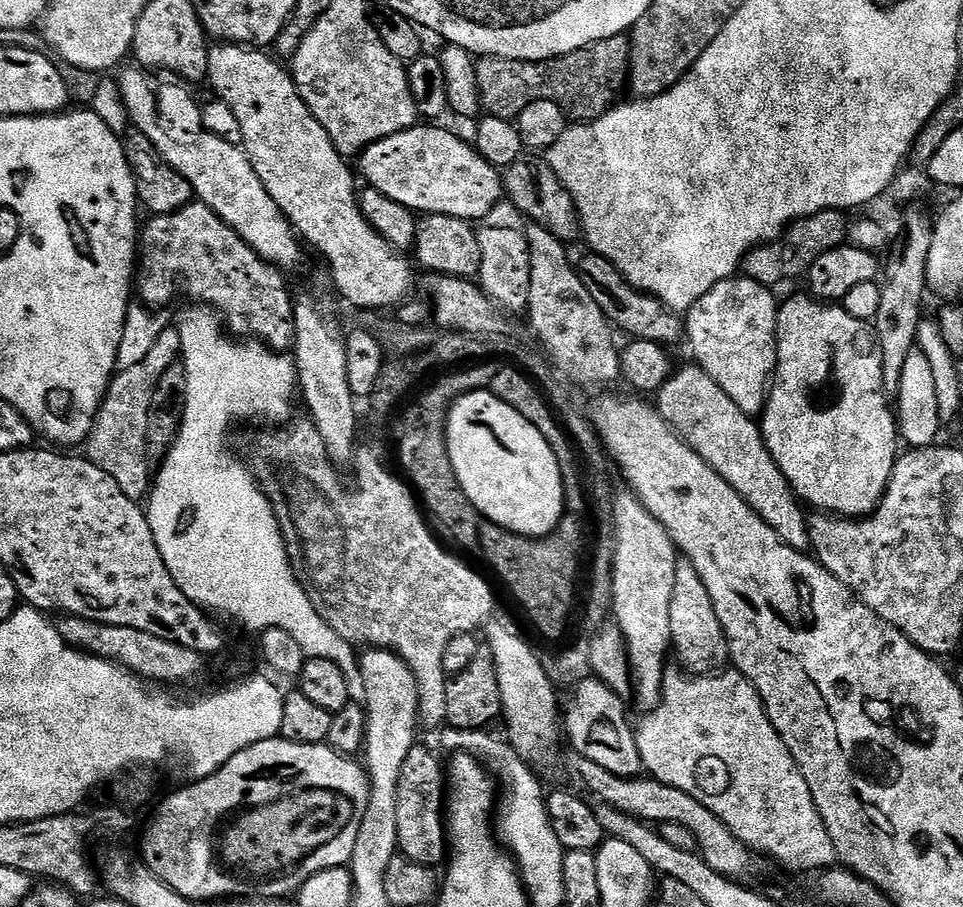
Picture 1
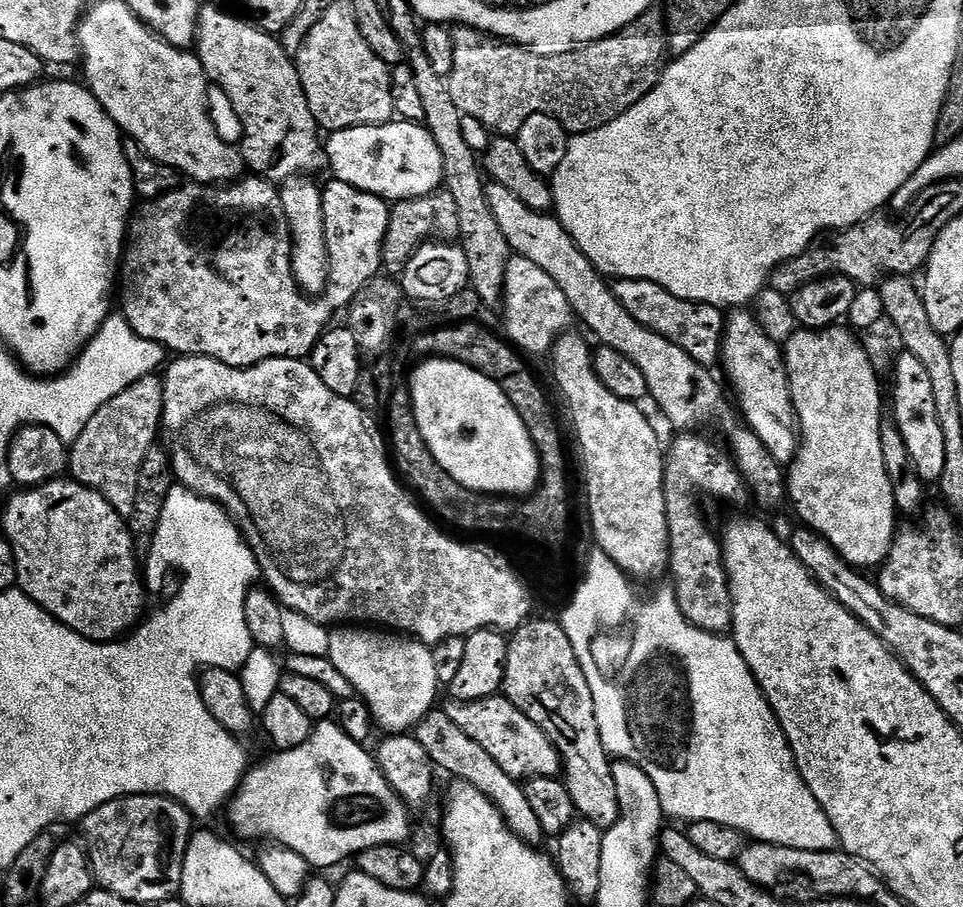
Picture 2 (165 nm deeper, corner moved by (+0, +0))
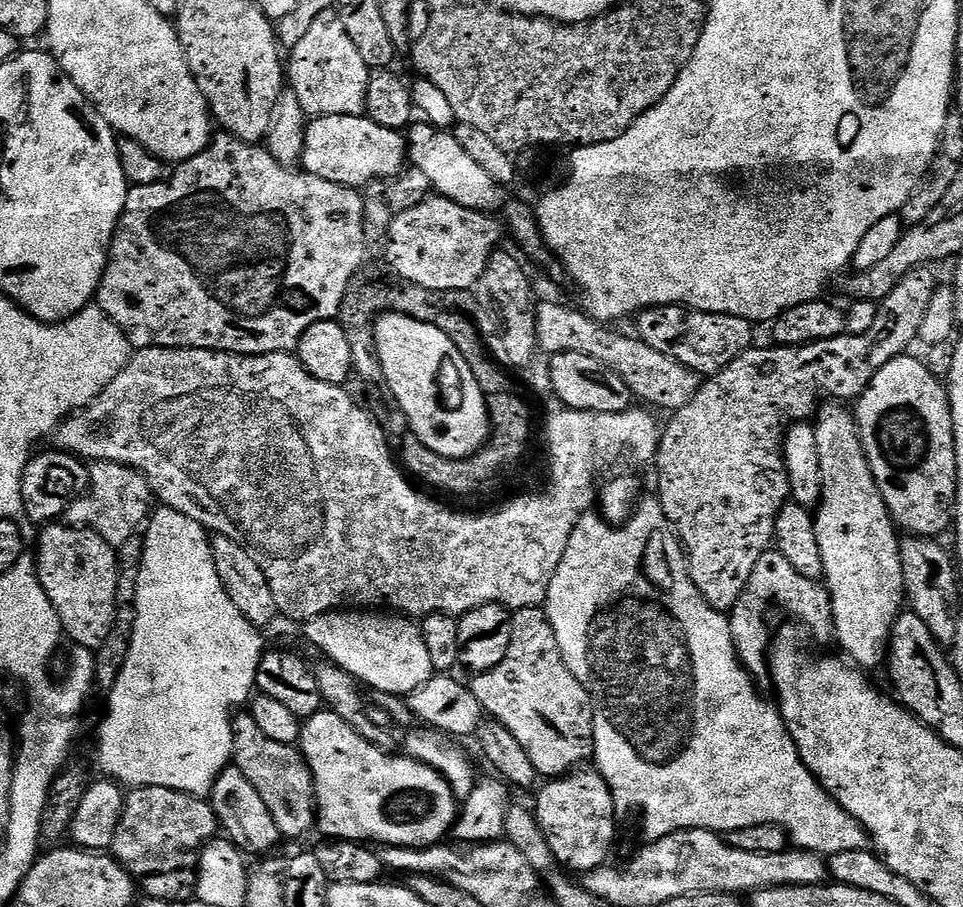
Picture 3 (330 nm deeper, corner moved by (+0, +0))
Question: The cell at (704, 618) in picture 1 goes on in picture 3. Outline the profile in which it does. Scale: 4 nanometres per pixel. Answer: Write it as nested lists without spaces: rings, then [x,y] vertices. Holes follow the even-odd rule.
[[[925,266],[915,268],[910,274],[906,274],[906,278],[902,278],[902,282],[898,282],[898,286],[894,290],[890,290],[888,297],[879,301],[878,318],[874,322],[874,326],[870,326],[870,330],[866,330],[866,334],[858,334],[857,336],[845,334],[838,338],[815,340],[813,344],[799,346],[771,346],[772,348],[753,346],[747,348],[741,356],[734,358],[734,362],[730,362],[730,366],[726,366],[715,376],[707,377],[694,394],[694,398],[690,398],[690,402],[686,402],[686,406],[682,406],[677,412],[671,413],[669,420],[672,421],[663,425],[660,434],[660,449],[657,450],[654,461],[654,469],[656,468],[657,474],[660,475],[658,499],[669,525],[674,529],[680,543],[684,545],[684,555],[688,558],[690,578],[694,578],[694,586],[698,586],[698,594],[702,594],[702,598],[706,598],[706,602],[710,602],[710,606],[714,610],[725,614],[731,613],[732,608],[742,598],[742,594],[750,582],[750,574],[754,574],[754,566],[758,566],[758,558],[762,558],[762,554],[766,554],[773,547],[776,538],[776,519],[782,510],[782,506],[789,503],[790,500],[788,475],[784,461],[784,435],[786,430],[797,422],[811,421],[821,407],[822,399],[820,400],[820,396],[828,396],[824,398],[831,398],[836,402],[859,401],[860,396],[870,386],[874,374],[878,374],[878,370],[882,370],[882,366],[886,366],[886,362],[905,355],[911,349],[908,347],[912,343],[914,345],[917,343],[922,320],[926,315],[926,310],[930,308],[932,293],[938,287],[938,281],[936,281],[936,276],[932,271],[931,267]]]

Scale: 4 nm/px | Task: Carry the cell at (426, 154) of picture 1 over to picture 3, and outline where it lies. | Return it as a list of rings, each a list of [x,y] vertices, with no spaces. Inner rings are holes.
[[[368,115],[362,116],[318,116],[309,123],[306,130],[306,146],[304,147],[303,171],[314,174],[318,178],[326,178],[326,182],[338,182],[347,188],[363,189],[376,180],[389,180],[404,171],[409,163],[408,141],[403,131],[378,126]]]

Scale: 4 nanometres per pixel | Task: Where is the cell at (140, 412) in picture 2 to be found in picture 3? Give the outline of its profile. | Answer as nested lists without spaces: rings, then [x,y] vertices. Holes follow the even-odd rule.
[[[109,460],[95,461],[88,469],[89,485],[83,496],[73,499],[66,513],[74,528],[90,528],[113,546],[125,544],[147,525],[154,511],[154,497],[148,480],[137,468]]]

